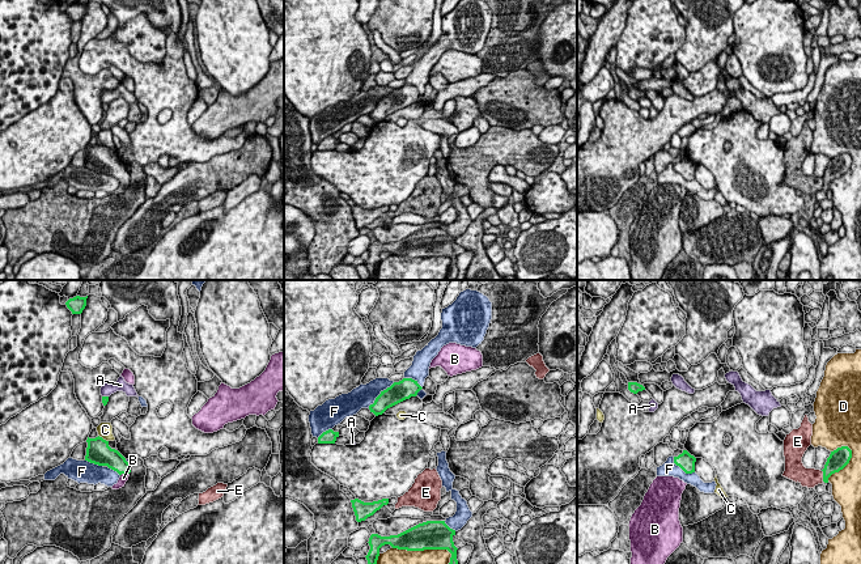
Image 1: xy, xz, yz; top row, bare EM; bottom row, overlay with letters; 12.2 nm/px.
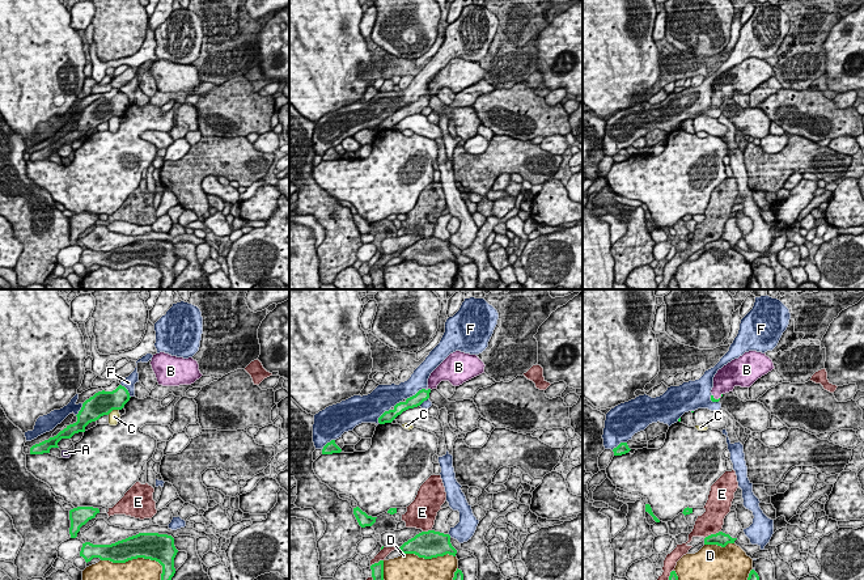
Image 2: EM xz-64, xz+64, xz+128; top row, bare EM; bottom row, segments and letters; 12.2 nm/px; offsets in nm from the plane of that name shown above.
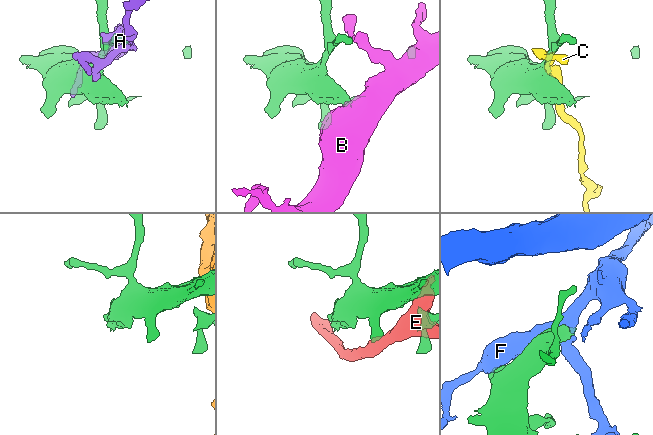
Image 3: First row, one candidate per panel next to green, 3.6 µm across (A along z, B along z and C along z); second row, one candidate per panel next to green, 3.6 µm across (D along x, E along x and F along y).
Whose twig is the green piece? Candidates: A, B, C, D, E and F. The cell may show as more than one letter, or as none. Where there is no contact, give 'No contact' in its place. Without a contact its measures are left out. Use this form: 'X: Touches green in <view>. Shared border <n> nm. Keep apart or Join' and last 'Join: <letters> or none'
A: Touches green in xy. Shared border 80 nm. Keep apart
B: Touches green in xy. Shared border 120 nm. Join
C: Touches green in xy. Shared border 150 nm. Keep apart
D: Touches green in xz. Shared border 750 nm. Keep apart
E: Touches green in yz. Shared border 140 nm. Keep apart
F: Touches green in xz. Shared border 460 nm. Keep apart
Join: B

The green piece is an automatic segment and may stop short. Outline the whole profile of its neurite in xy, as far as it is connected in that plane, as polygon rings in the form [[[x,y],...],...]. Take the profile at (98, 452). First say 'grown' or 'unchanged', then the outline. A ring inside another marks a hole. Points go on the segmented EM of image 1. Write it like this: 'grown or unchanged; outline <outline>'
grown; outline [[[99,436],[96,438],[88,437],[86,442],[88,448],[85,461],[98,466],[107,466],[109,468],[116,471],[120,478],[111,488],[119,489],[124,487],[131,472],[130,463],[126,461],[126,458],[118,450],[111,449],[109,446],[109,441]]]

